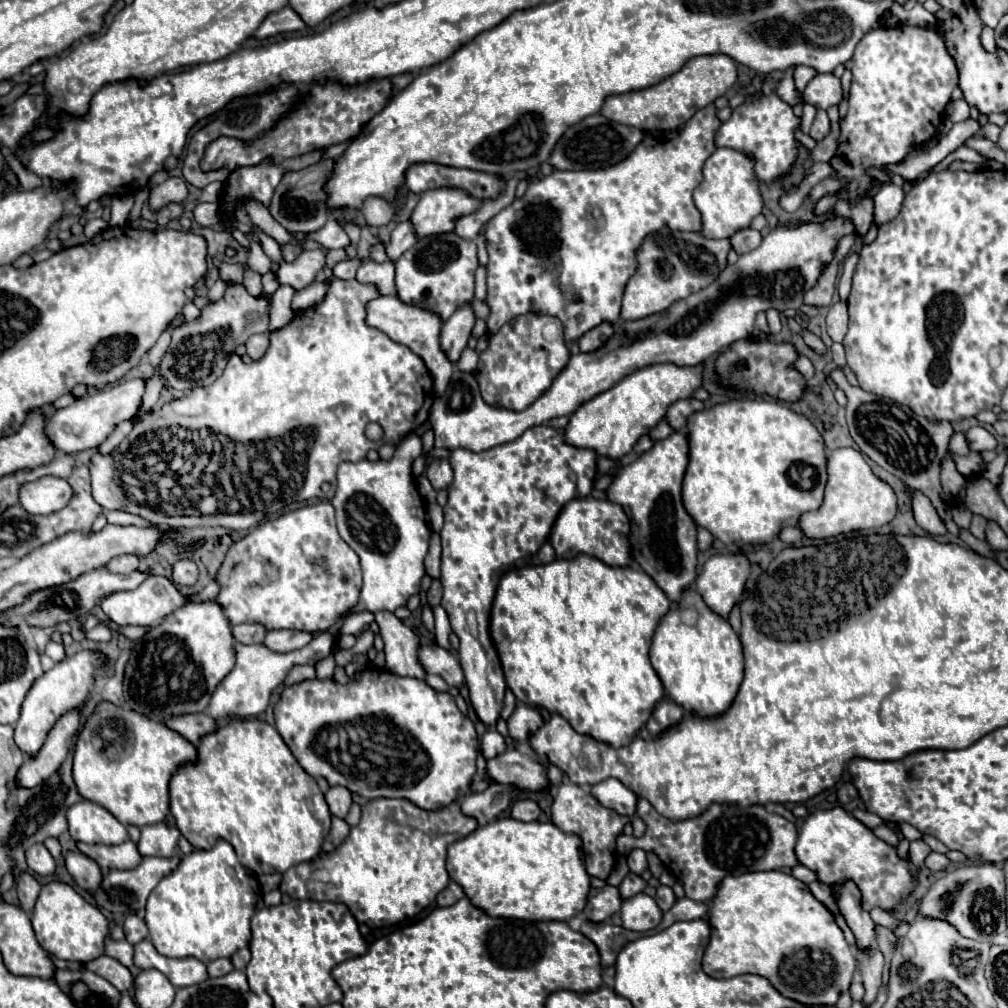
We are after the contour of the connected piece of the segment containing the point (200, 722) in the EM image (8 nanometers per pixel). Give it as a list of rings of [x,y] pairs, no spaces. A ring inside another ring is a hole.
[[[183,714],[183,716],[173,716],[173,718],[167,718],[165,724],[179,732],[181,736],[185,736],[191,744],[199,744],[201,738],[209,732],[215,732],[217,730],[217,722],[207,716],[207,714]]]

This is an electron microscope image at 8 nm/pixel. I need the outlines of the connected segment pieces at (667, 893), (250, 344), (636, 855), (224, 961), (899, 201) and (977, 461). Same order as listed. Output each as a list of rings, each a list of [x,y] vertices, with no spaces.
[[[659,886],[655,900],[657,900],[659,908],[661,908],[663,912],[667,912],[667,910],[675,904],[675,894],[673,894],[673,890],[671,890],[669,886]]]
[[[265,332],[265,334],[253,334],[245,342],[245,346],[247,346],[247,354],[251,356],[251,360],[259,360],[267,352],[267,348],[269,348],[269,332]]]
[[[631,850],[629,856],[627,856],[627,864],[629,864],[629,870],[631,872],[643,872],[647,870],[647,858],[645,858],[645,852],[643,850]]]
[[[219,958],[219,960],[213,960],[207,964],[207,972],[211,978],[217,978],[217,976],[225,976],[233,970],[233,964],[229,958]]]
[[[885,184],[877,194],[875,194],[875,224],[885,224],[887,220],[893,220],[901,206],[903,206],[903,198],[905,198],[905,192],[901,186],[895,186],[895,184]]]
[[[971,452],[969,456],[955,456],[955,462],[957,462],[957,468],[963,476],[971,476],[971,474],[977,474],[981,472],[983,468],[983,460],[977,452]]]

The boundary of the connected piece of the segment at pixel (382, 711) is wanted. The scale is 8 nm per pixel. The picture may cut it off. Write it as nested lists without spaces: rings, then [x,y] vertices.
[[[367,668],[361,672],[359,680],[351,680],[349,684],[337,684],[335,680],[327,678],[327,680],[319,680],[319,678],[313,678],[313,680],[303,680],[303,682],[297,682],[293,686],[285,686],[283,692],[281,692],[281,698],[279,702],[275,704],[273,708],[273,716],[275,716],[275,728],[277,732],[281,734],[281,738],[285,740],[285,744],[289,746],[289,750],[293,752],[293,756],[297,758],[297,762],[301,764],[301,768],[313,776],[313,778],[319,778],[323,776],[329,786],[345,786],[349,788],[353,794],[359,794],[367,800],[373,800],[373,798],[405,798],[409,802],[413,802],[415,806],[423,808],[423,810],[435,810],[435,808],[443,808],[447,804],[451,804],[453,800],[457,800],[457,794],[461,790],[469,790],[469,784],[471,784],[471,778],[475,774],[475,758],[477,758],[477,732],[475,732],[475,726],[469,718],[465,718],[459,708],[455,706],[455,700],[449,692],[437,692],[433,690],[425,680],[419,680],[419,678],[401,678],[389,670],[381,670],[381,668]]]

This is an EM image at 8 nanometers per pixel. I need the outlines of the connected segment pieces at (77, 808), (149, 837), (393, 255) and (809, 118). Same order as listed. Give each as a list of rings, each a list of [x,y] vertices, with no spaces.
[[[81,800],[67,812],[69,832],[77,842],[85,844],[123,844],[129,834],[125,826],[103,806]]]
[[[167,822],[149,824],[141,828],[141,840],[139,840],[139,852],[143,856],[163,856],[173,858],[179,852],[177,840],[181,832],[177,826],[169,826]]]
[[[411,220],[399,222],[395,226],[395,230],[391,232],[391,242],[387,244],[387,254],[389,260],[395,262],[407,248],[411,248],[417,242],[417,234],[415,234],[415,226]]]
[[[804,103],[803,105],[803,115],[801,123],[801,131],[805,134],[809,134],[813,120],[815,119],[817,109],[810,104]]]

